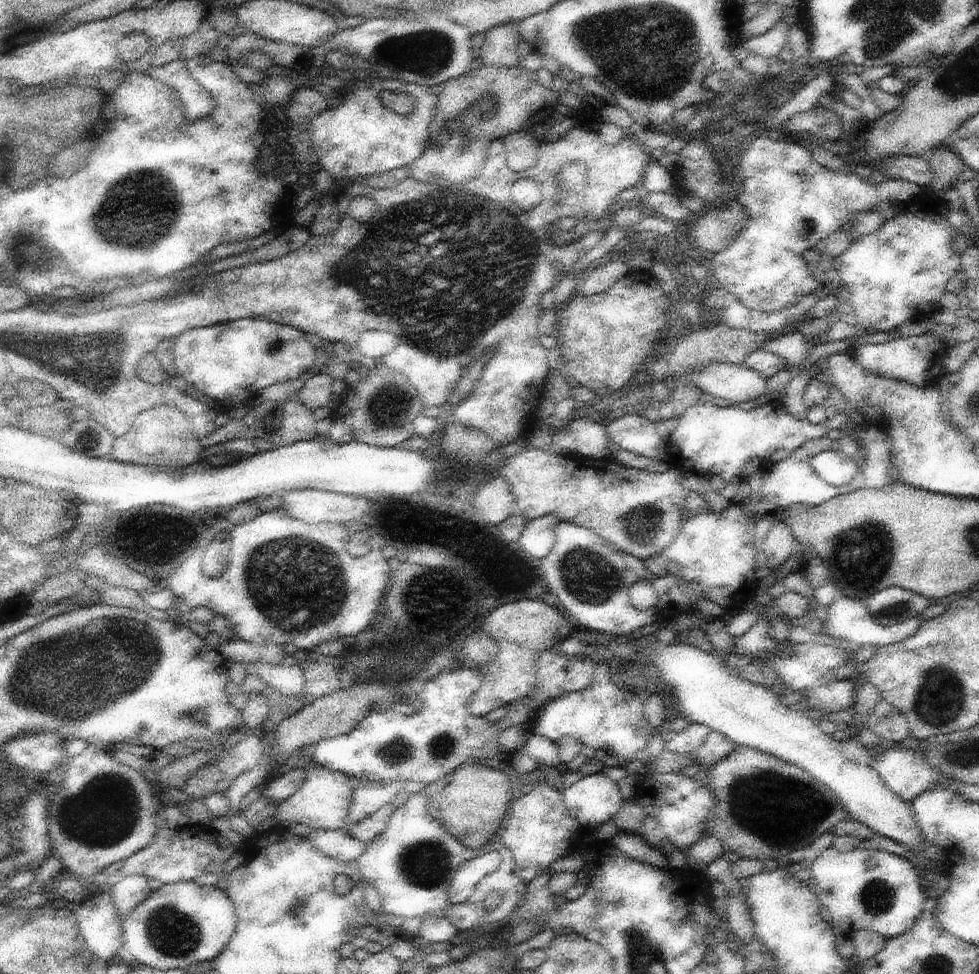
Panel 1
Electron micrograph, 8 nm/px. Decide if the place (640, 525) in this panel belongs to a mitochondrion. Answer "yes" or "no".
yes

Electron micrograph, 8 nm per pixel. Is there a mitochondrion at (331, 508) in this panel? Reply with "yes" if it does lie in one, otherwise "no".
no

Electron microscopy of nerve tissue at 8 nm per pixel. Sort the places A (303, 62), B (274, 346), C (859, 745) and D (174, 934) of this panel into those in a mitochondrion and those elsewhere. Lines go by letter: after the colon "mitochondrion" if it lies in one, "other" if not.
A: other
B: mitochondrion
C: other
D: mitochondrion

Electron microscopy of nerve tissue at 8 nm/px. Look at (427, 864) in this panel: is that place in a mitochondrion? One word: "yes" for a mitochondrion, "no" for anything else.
yes

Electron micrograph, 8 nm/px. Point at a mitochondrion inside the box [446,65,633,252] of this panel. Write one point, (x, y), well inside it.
(484, 109)

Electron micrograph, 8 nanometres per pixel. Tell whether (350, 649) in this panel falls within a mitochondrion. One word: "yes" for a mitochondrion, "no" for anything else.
no

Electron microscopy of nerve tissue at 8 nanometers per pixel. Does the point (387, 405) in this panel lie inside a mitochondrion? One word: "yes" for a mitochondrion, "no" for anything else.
yes

